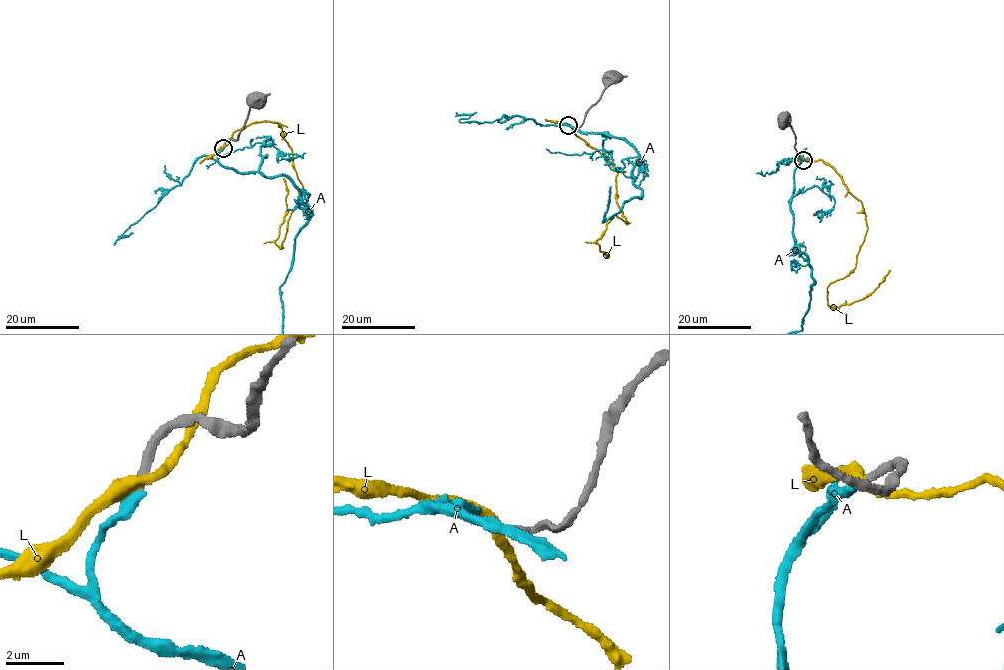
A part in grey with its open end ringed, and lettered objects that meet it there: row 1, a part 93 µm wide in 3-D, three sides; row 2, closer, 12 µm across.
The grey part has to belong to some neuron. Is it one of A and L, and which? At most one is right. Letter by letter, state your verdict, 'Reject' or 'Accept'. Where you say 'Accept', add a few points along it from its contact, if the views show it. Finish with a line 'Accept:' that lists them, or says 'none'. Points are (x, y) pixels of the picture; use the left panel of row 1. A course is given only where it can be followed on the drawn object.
A: Accept
L: Reject
Accept: A

